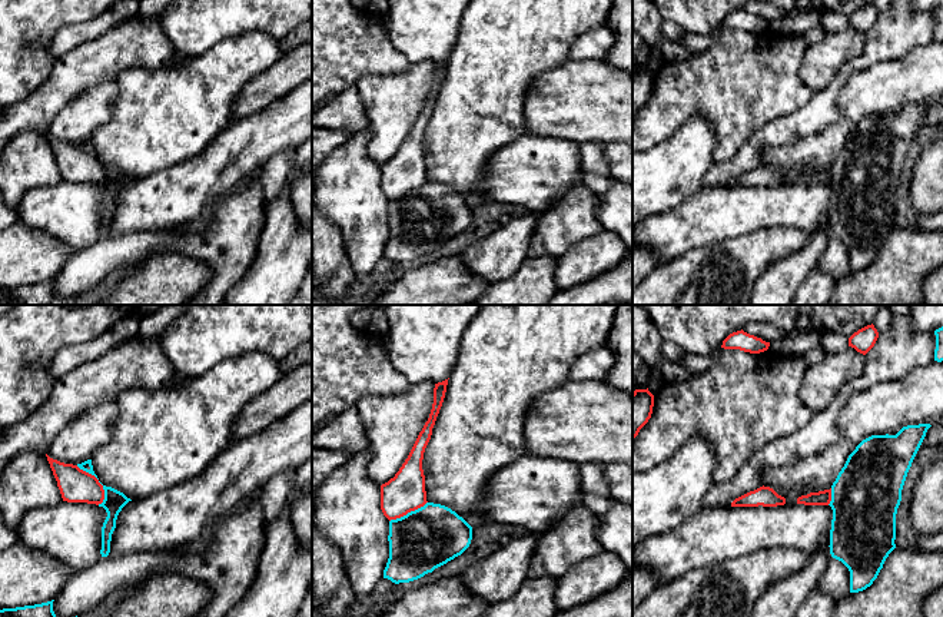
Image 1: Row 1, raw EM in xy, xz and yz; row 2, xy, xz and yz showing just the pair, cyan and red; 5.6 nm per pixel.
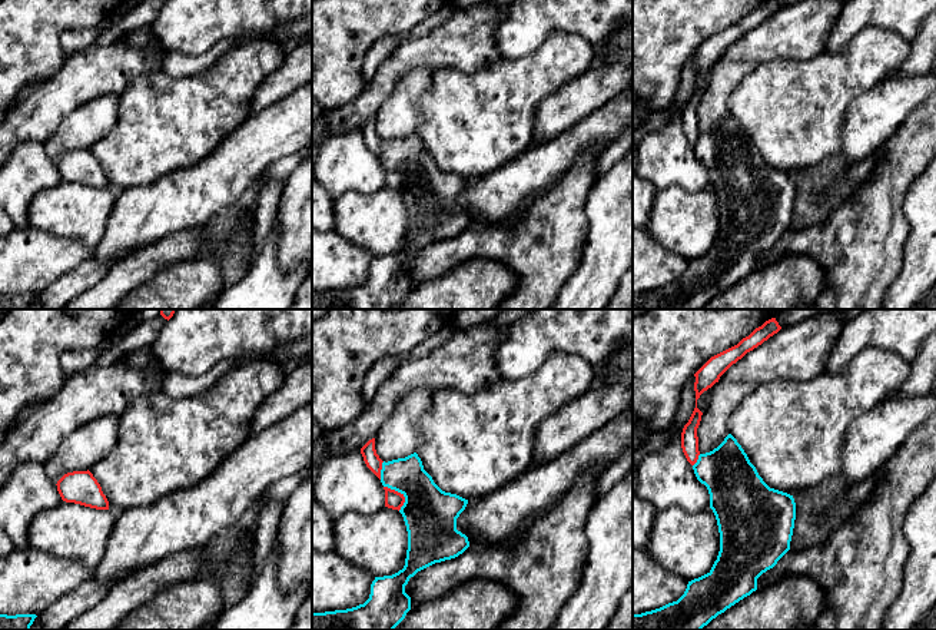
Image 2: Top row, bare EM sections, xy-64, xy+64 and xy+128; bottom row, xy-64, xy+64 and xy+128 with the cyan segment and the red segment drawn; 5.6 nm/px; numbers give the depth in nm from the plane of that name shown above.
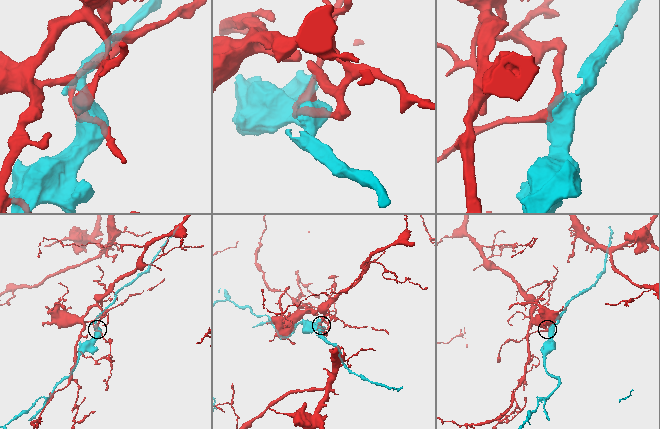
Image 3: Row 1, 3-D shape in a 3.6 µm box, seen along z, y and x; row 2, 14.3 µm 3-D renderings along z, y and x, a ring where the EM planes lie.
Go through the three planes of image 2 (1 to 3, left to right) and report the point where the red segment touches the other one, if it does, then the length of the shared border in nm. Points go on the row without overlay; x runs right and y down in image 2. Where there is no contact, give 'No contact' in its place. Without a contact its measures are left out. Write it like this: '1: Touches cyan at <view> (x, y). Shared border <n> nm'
1: No contact
2: Touches cyan at xy+64 (401, 172). Shared border 170 nm
3: Touches cyan at xy+128 (697, 139). Shared border 80 nm

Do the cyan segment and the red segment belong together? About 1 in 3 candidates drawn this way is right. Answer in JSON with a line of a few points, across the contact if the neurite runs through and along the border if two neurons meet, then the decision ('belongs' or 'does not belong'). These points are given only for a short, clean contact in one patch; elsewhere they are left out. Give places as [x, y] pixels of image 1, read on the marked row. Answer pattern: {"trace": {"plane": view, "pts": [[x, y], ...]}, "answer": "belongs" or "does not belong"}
{"answer": "does not belong"}

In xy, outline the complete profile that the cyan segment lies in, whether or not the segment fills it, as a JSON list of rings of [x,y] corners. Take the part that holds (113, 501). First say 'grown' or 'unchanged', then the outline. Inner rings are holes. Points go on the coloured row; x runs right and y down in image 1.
unchanged | [[[103,485],[104,490],[104,500],[99,507],[103,507],[107,512],[107,517],[103,523],[102,527],[102,550],[100,554],[102,557],[107,557],[110,553],[110,541],[112,541],[112,534],[116,528],[116,520],[122,508],[132,501],[127,498],[123,492]]]

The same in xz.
unchanged | [[[426,502],[389,521],[389,558],[383,578],[409,583],[461,555],[471,544],[472,527],[451,508]]]

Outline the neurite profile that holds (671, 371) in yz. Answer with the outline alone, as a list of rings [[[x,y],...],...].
[[[664,358],[661,359],[660,371],[664,382],[684,382],[688,381],[691,376],[698,375],[687,371],[684,366],[678,365],[677,362],[671,362]]]

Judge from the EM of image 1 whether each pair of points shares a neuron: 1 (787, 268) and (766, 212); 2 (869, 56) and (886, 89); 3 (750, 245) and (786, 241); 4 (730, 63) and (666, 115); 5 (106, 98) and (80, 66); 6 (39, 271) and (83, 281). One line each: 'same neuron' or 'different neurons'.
1: different neurons
2: different neurons
3: same neuron
4: same neuron
5: different neurons
6: different neurons

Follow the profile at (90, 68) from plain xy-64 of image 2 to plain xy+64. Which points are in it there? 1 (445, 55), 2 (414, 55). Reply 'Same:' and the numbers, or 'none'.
Same: 1, 2

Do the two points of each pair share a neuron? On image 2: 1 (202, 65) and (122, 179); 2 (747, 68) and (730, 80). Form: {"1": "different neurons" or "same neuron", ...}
{"1": "different neurons", "2": "same neuron"}

